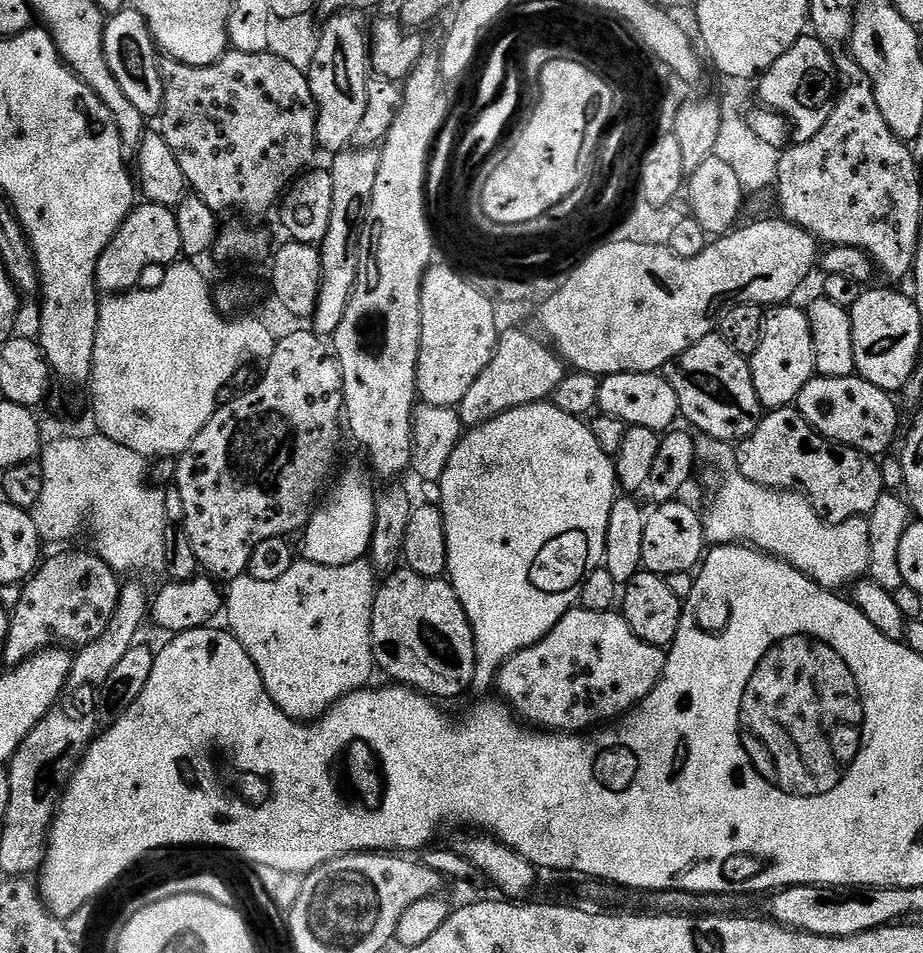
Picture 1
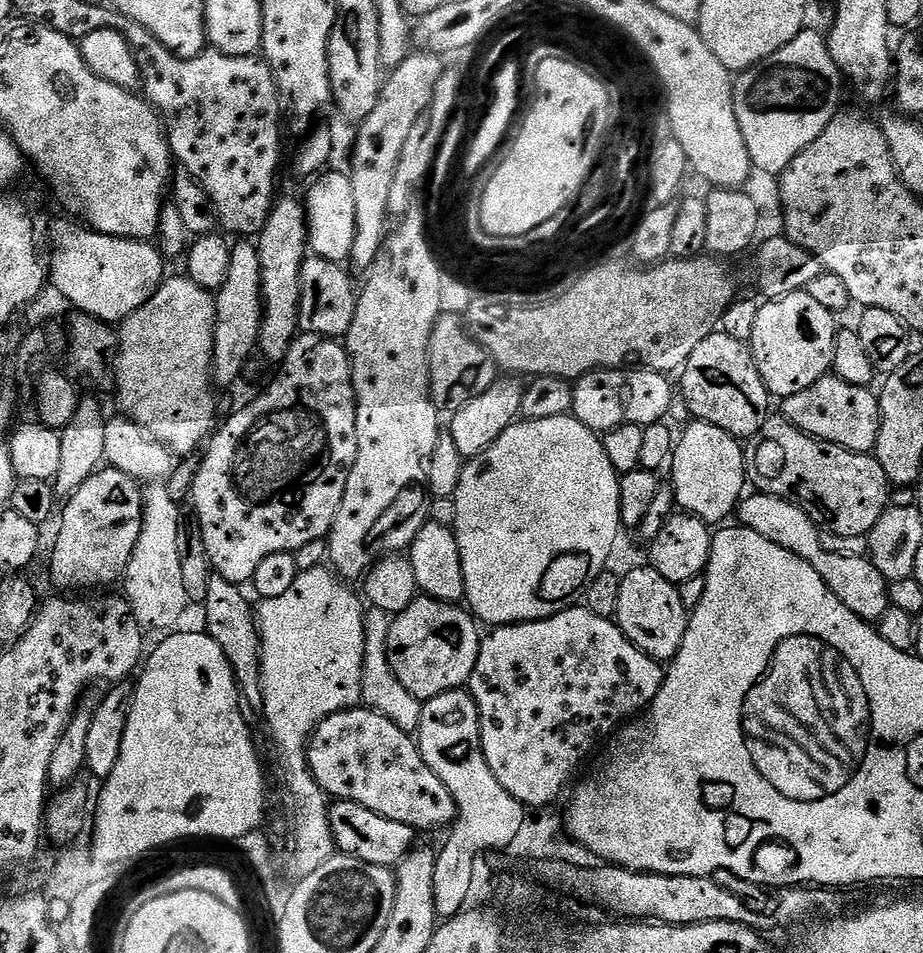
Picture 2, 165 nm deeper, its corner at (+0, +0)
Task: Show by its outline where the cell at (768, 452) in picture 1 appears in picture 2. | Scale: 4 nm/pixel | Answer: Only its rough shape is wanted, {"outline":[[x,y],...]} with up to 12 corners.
{"outline":[[783,415],[744,448],[753,489],[793,500],[836,536],[890,507],[875,455]]}

